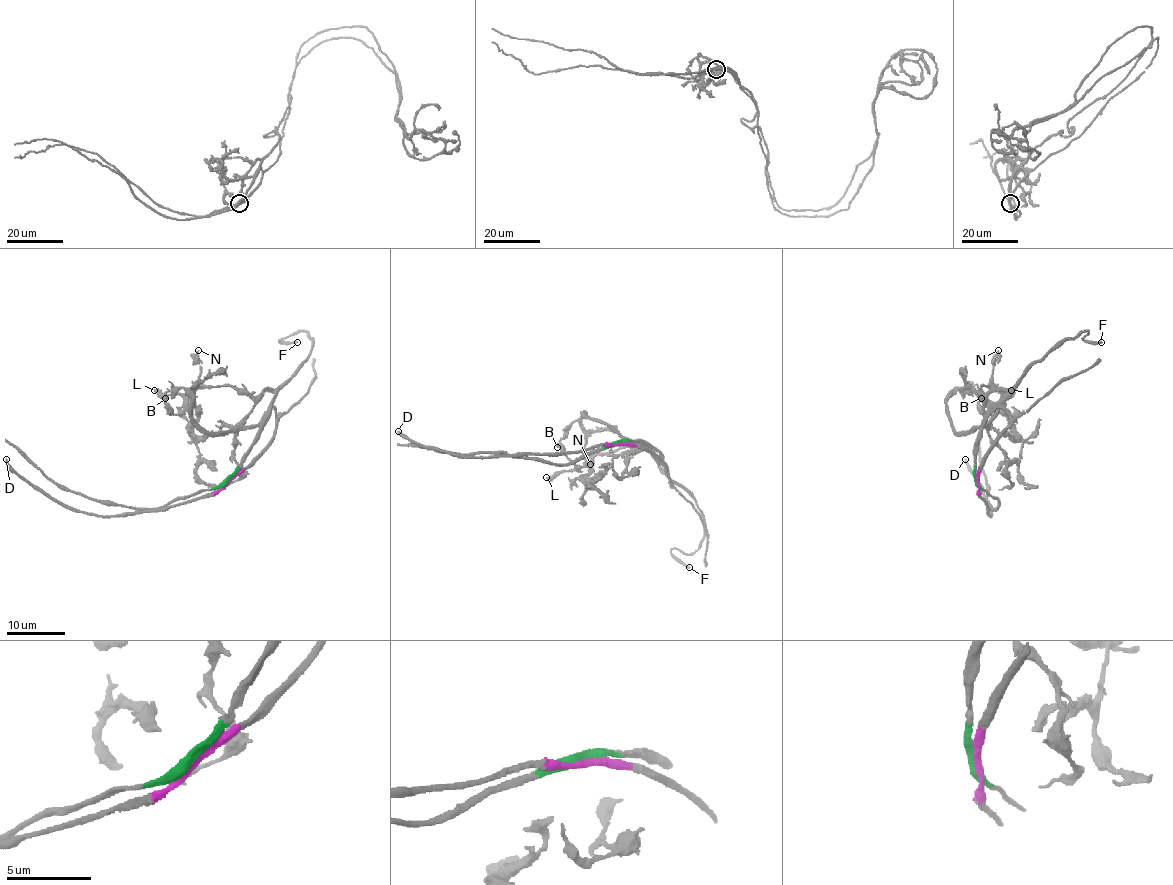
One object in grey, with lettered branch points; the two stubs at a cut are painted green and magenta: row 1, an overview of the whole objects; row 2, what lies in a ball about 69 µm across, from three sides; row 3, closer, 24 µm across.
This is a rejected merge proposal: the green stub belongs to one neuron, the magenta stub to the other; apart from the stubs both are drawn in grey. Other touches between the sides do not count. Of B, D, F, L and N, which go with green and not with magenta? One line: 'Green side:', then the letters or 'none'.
Green side: B, F, L, N

